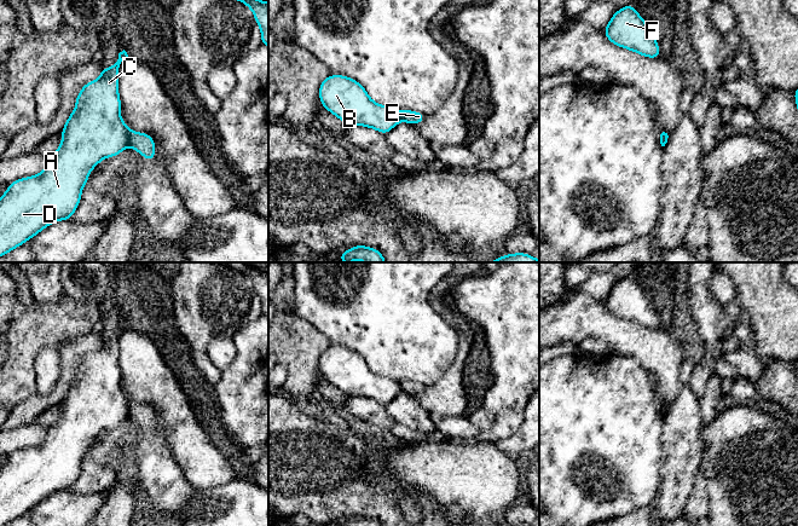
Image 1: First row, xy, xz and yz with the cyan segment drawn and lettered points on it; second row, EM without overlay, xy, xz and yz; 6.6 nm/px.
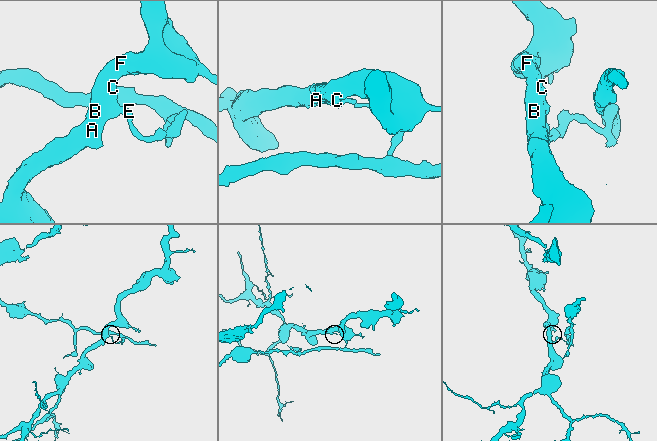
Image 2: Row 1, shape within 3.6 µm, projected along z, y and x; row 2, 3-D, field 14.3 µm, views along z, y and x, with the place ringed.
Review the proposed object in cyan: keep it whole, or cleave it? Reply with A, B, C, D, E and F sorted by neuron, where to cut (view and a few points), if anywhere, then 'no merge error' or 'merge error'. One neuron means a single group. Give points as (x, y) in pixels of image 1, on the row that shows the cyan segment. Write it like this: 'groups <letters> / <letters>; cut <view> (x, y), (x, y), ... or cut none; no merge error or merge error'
groups A B C D F / E; cut xy (128, 131), (129, 144); merge error

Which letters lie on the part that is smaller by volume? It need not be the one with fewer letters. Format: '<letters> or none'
E

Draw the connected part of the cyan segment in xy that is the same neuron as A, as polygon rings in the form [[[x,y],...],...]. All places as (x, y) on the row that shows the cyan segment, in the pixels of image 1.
[[[123,50],[118,53],[115,64],[108,69],[103,67],[102,75],[87,82],[76,97],[76,106],[62,129],[62,144],[57,151],[48,156],[44,170],[34,177],[17,179],[0,198],[0,258],[33,238],[48,225],[71,219],[79,207],[81,192],[87,183],[91,170],[104,158],[117,156],[129,145],[129,128],[121,119],[121,100],[118,96],[118,68],[128,58]]]

